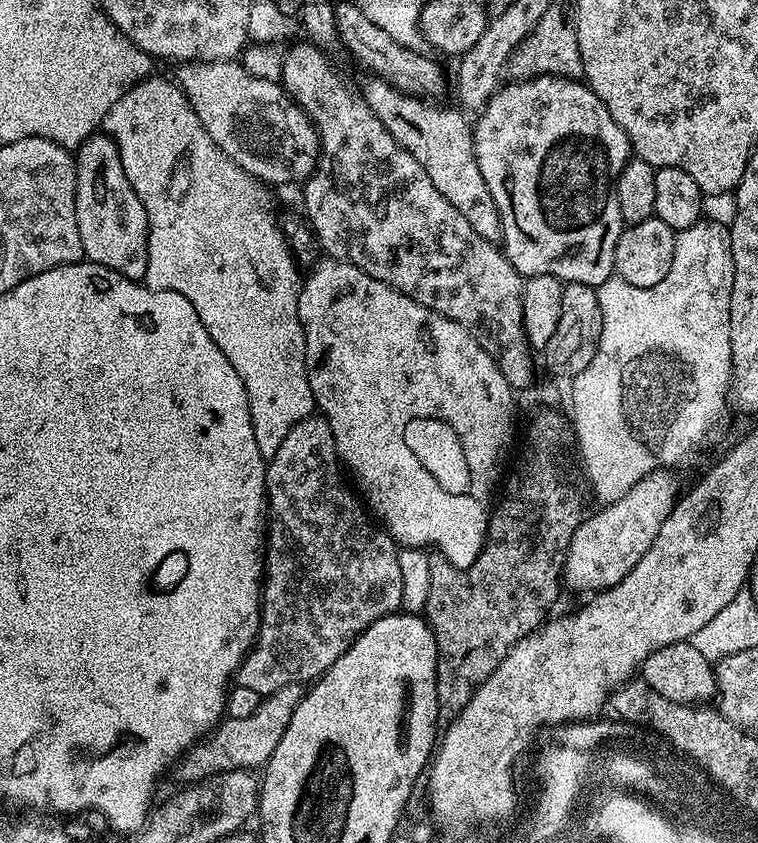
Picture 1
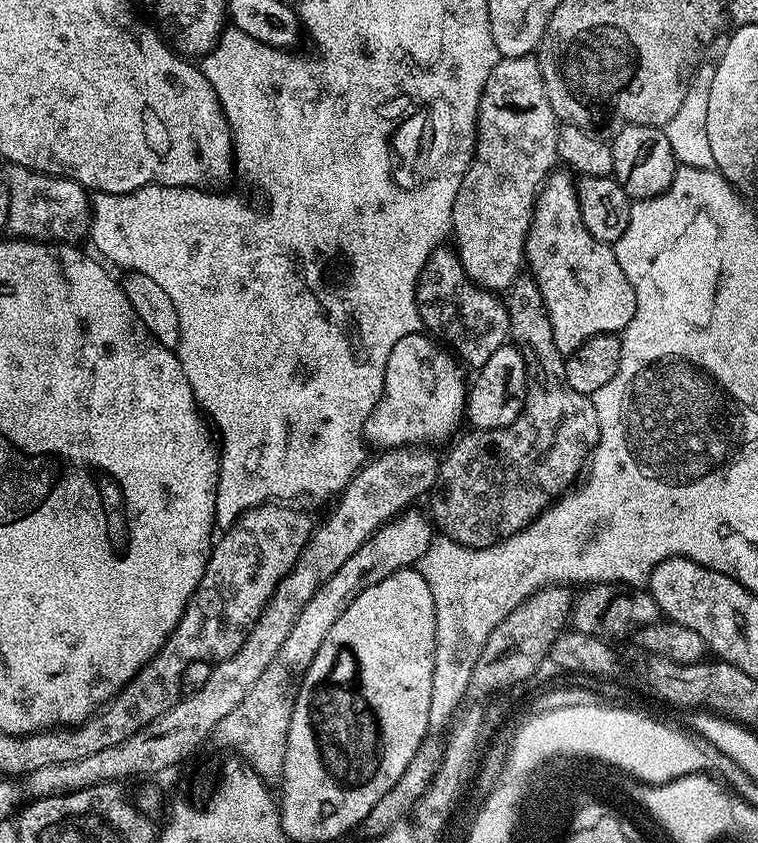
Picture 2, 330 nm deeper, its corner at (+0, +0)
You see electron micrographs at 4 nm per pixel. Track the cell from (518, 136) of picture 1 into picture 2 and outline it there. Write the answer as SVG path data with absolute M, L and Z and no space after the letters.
M553 171L536 197L524 258L527 271L542 294L542 302L546 302L554 346L560 352L574 353L582 342L595 336L623 333L630 318L634 318L634 286L622 274L615 251L586 230L580 217L576 186L567 171Z

